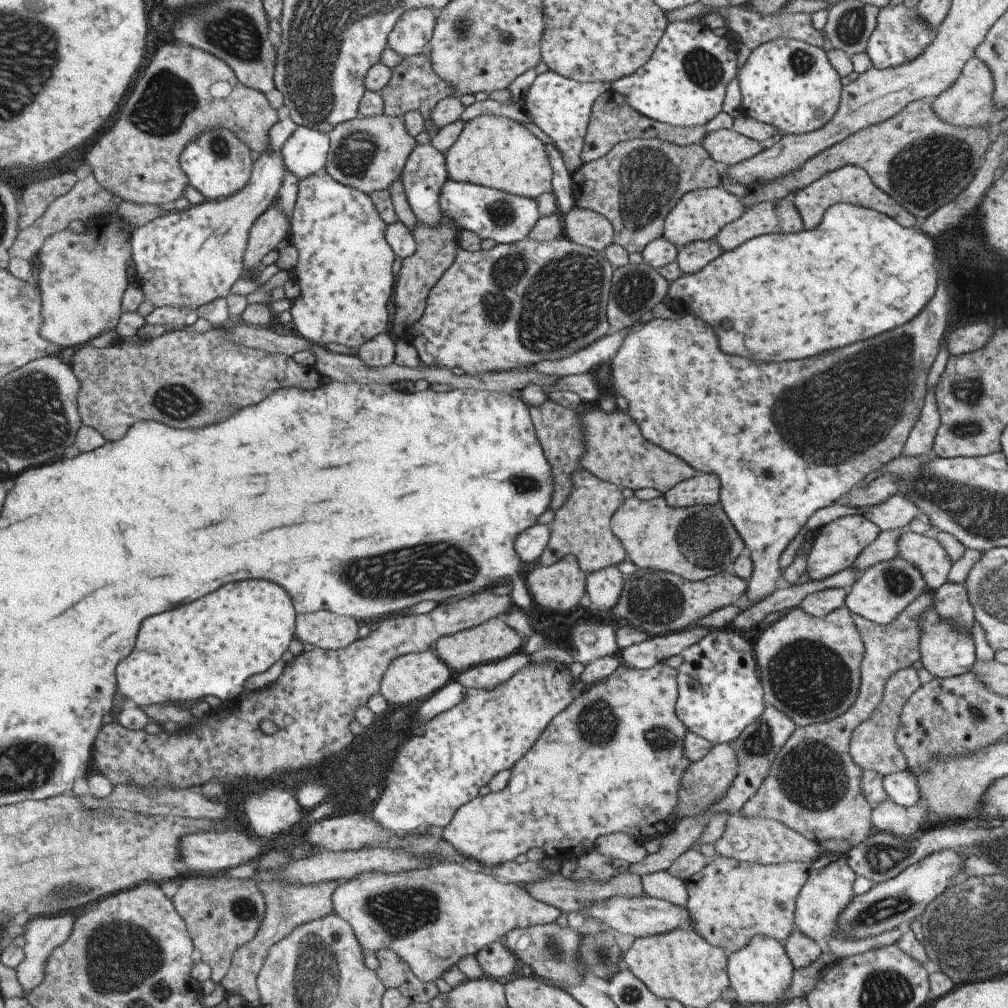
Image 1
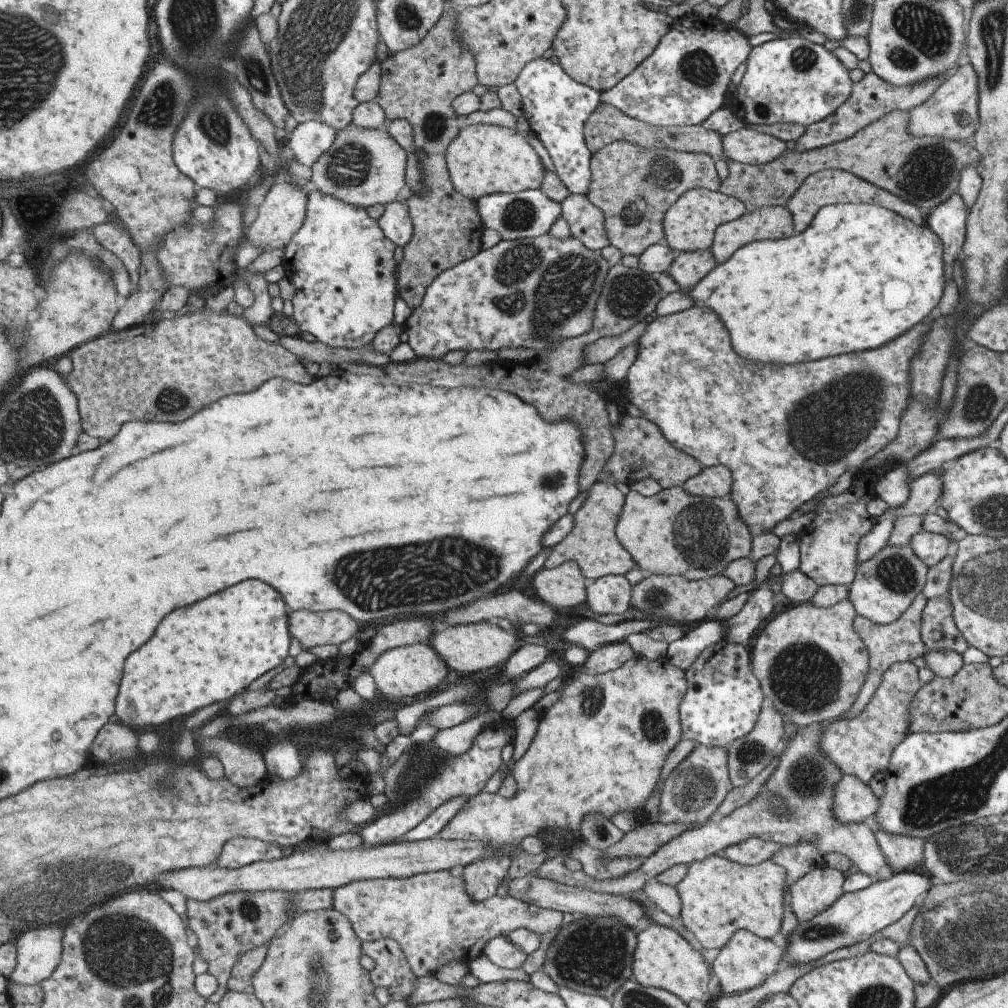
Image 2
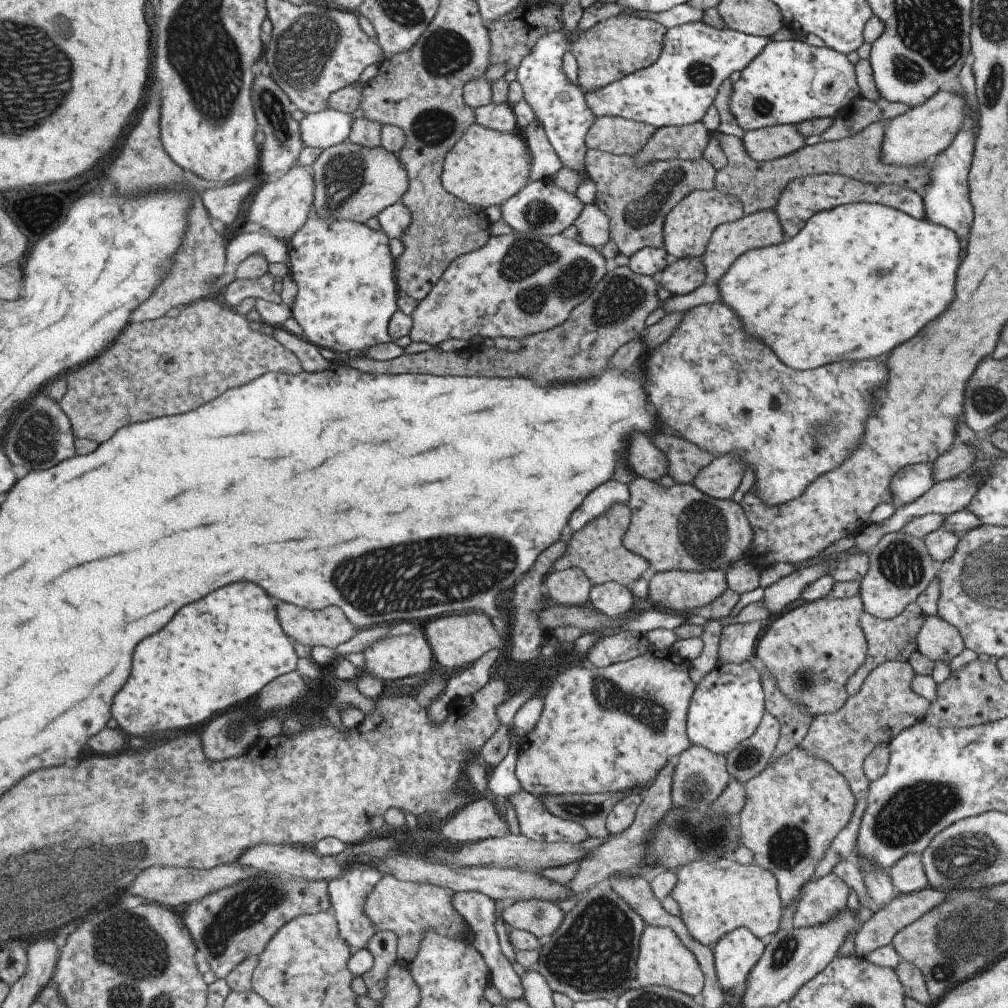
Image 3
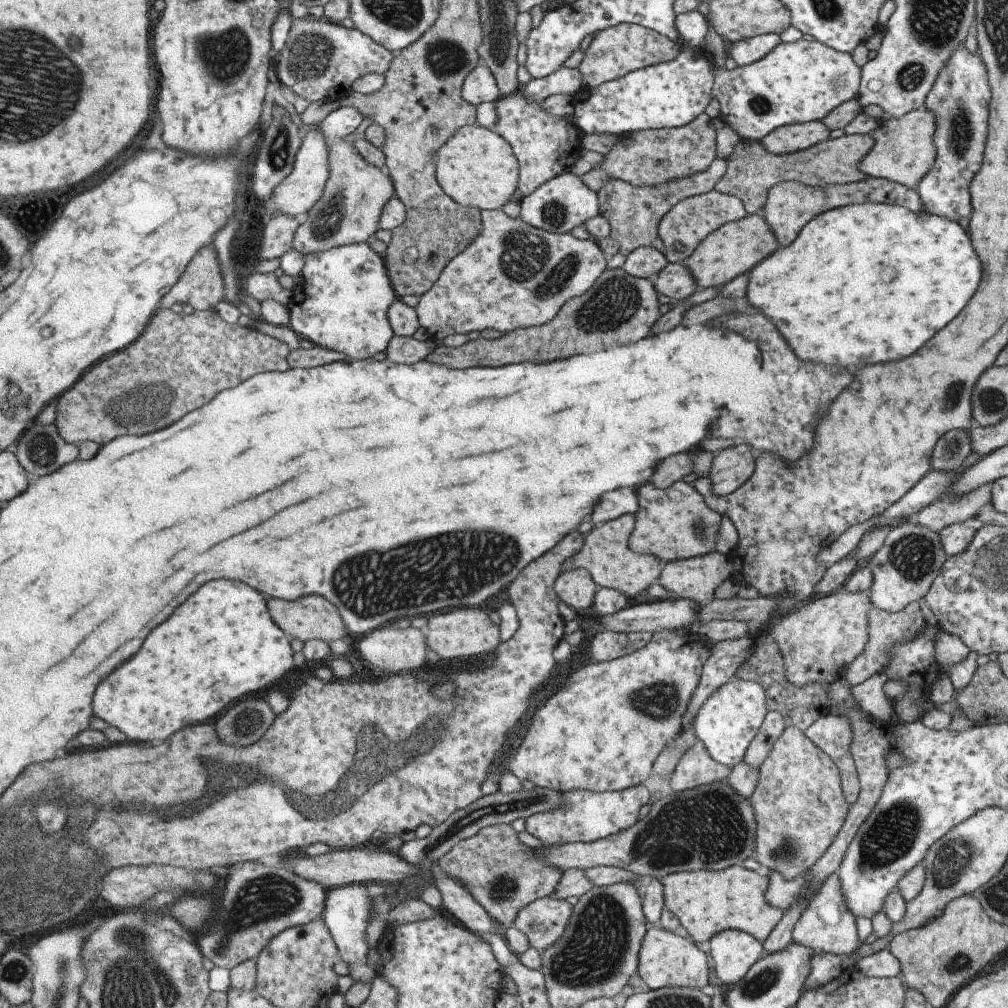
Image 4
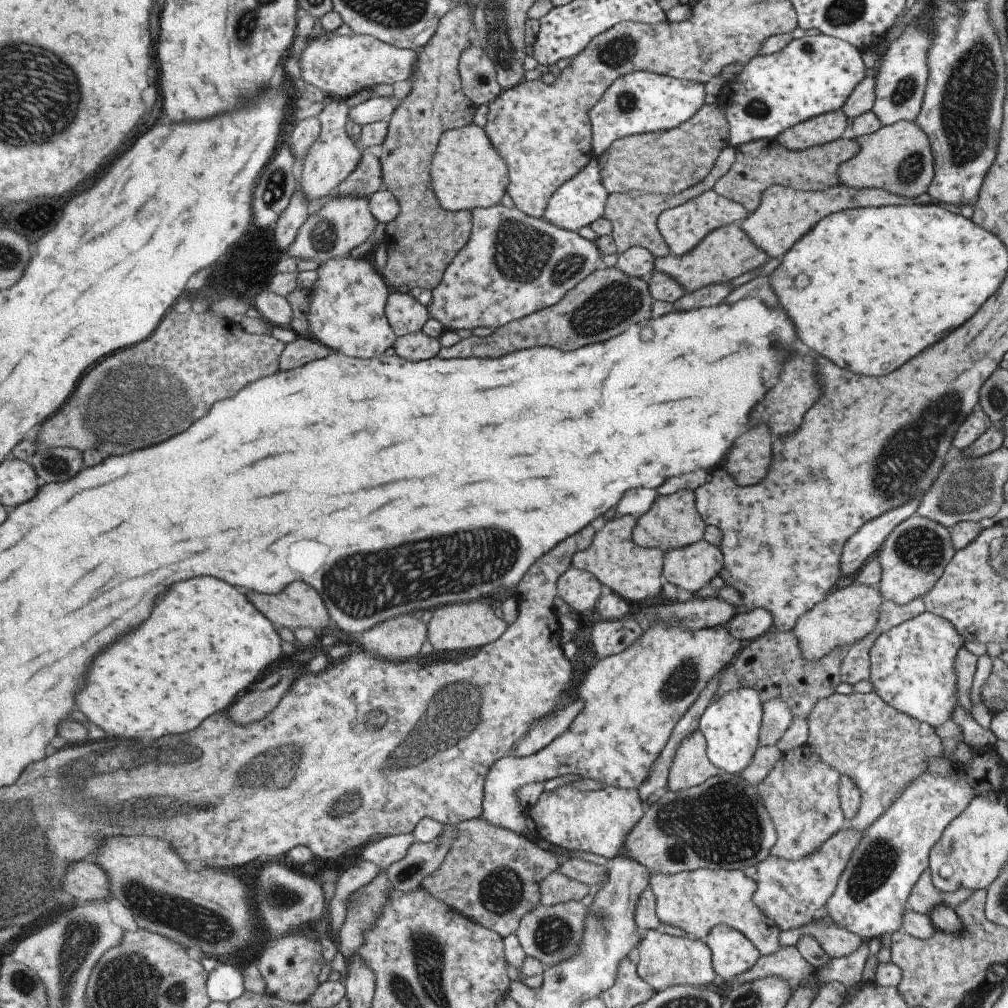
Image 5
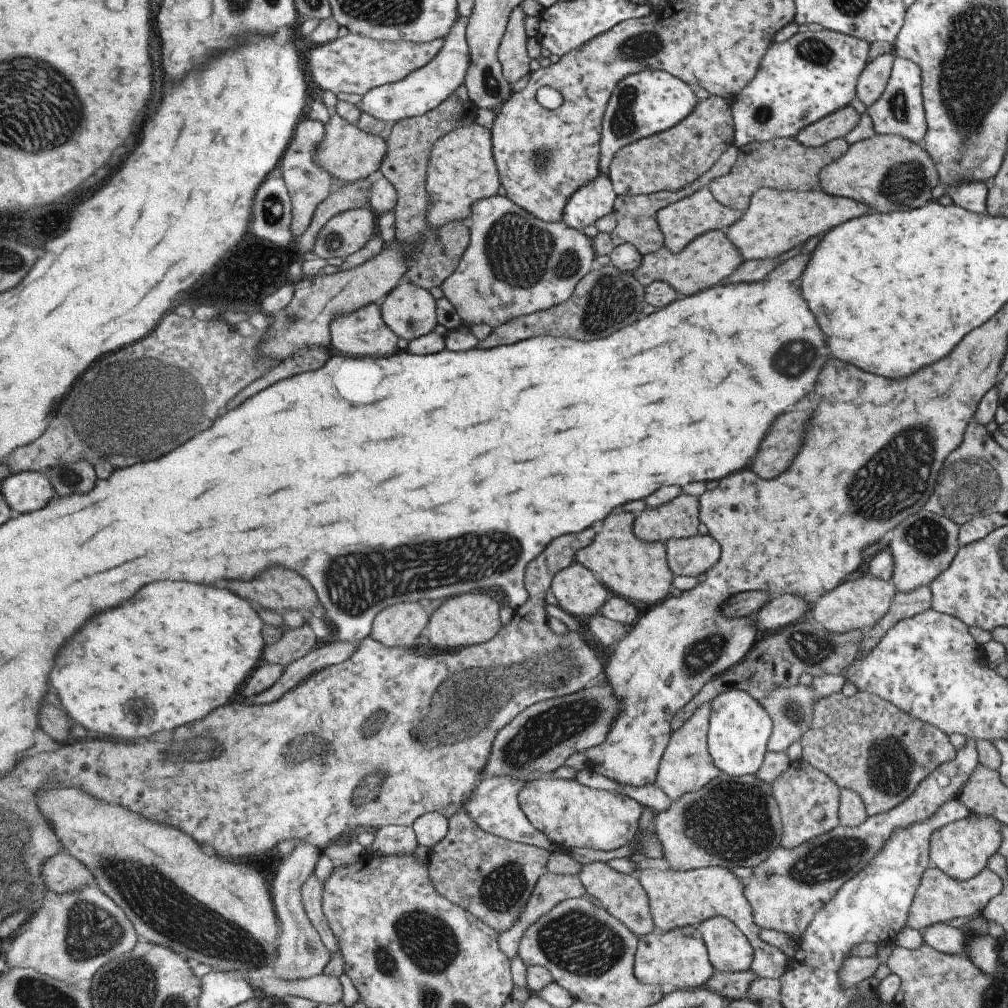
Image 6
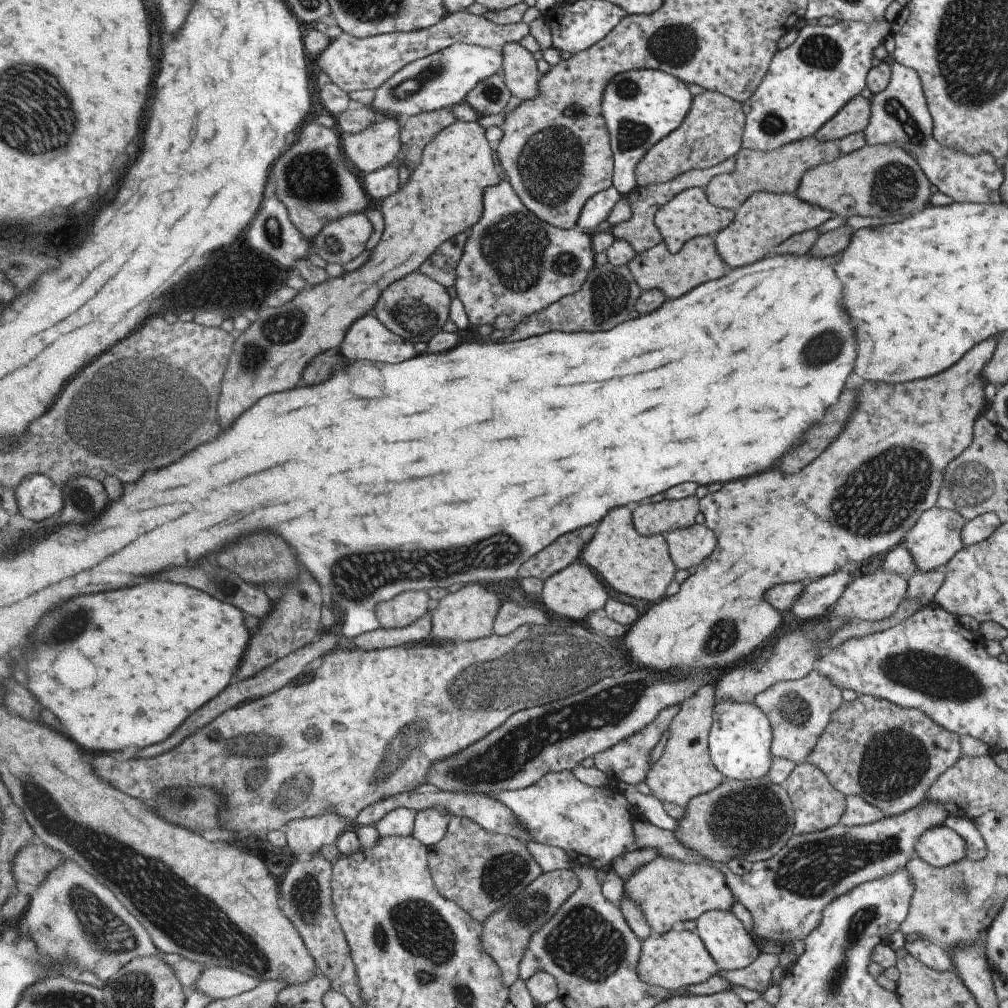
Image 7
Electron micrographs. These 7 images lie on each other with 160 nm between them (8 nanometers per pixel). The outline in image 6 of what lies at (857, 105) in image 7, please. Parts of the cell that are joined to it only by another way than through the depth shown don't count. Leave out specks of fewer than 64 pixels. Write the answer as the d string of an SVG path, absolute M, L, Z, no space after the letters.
M851 106L840 110L805 126L795 134L795 140L807 147L819 147L834 139L845 137L859 122L861 116Z

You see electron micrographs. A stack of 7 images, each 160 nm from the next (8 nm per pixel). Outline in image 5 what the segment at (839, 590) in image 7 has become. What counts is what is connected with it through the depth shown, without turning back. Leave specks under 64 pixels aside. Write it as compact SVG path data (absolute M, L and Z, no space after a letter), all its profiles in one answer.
M753 608L749 612L736 614L725 628L735 640L745 644L773 629L773 620L765 608Z

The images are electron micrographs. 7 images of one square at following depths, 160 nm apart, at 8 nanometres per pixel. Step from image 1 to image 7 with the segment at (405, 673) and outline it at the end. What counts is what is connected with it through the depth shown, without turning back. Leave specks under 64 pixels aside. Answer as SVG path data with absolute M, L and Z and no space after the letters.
M405 592L397 600L381 604L375 612L382 627L406 628L423 618L432 605L427 592Z

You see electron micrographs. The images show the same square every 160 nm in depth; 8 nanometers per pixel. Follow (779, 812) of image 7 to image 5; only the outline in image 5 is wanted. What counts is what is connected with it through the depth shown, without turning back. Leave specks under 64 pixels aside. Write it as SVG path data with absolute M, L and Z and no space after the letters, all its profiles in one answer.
M721 771L695 787L667 791L660 798L654 798L645 808L644 816L629 830L629 836L625 836L625 844L618 854L637 860L649 872L665 875L696 869L743 871L764 860L775 840L772 818L763 808L756 786L745 782L740 774L728 776Z

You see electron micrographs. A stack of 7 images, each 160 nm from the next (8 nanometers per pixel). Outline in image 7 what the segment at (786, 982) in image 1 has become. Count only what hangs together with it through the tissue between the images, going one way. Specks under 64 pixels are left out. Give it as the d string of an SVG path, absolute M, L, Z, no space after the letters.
M708 911L701 914L695 922L697 923L695 935L701 940L718 970L743 969L759 956L760 951L756 948L748 933L745 932L741 921L730 911Z

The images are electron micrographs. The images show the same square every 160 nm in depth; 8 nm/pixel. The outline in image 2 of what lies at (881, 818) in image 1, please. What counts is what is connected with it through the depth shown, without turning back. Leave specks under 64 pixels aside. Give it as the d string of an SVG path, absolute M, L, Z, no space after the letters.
M873 826L875 840L884 856L885 864L891 866L893 872L921 870L922 838L898 834L889 834L883 829Z

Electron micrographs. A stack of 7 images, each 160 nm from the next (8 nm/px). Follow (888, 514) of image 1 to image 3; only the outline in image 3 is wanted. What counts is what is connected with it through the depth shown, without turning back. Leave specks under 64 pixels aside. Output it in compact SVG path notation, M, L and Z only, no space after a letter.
M956 442L931 463L930 469L932 470L933 482L940 483L965 474L977 454L977 451L972 447Z

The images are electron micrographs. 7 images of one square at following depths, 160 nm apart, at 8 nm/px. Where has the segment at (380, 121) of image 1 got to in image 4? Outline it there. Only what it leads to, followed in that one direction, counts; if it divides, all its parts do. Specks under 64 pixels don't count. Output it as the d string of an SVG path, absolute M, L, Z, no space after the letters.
M344 138L336 140L329 154L329 166L331 178L325 188L325 196L303 218L293 242L292 249L305 256L374 239L375 232L380 229L383 208L396 196L388 173L369 164L353 142Z

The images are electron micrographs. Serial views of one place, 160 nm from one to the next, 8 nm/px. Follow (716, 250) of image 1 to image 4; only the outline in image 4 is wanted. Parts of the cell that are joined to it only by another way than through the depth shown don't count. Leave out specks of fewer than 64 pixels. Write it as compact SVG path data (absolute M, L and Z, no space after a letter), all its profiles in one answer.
M668 263L656 276L653 284L657 292L669 297L671 300L681 301L689 297L697 290L691 272L685 268L683 263Z

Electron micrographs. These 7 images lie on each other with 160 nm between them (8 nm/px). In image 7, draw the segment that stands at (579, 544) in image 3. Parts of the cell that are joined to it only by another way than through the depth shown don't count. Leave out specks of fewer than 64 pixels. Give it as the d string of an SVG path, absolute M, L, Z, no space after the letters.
M625 506L613 508L613 512L605 516L605 520L599 524L597 536L584 549L580 560L590 568L595 568L605 578L605 584L615 592L645 602L659 602L675 572L663 534L640 536L633 530L633 524L629 522L629 510Z

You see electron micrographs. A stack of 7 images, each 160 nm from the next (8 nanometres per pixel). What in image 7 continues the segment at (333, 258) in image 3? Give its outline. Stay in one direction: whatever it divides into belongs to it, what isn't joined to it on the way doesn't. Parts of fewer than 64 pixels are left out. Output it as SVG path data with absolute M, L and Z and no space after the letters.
M363 316L349 328L340 345L340 352L347 360L377 360L377 362L403 362L417 354L413 342L395 334L375 316Z

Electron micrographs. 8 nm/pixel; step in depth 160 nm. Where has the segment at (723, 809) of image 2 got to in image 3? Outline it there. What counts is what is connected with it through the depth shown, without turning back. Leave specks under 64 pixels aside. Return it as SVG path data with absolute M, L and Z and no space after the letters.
M761 672L760 684L764 692L765 712L774 716L777 722L781 722L777 744L771 758L775 761L798 746L813 716L809 715L805 708L796 707L790 700L787 700L779 692L773 677L768 673Z

